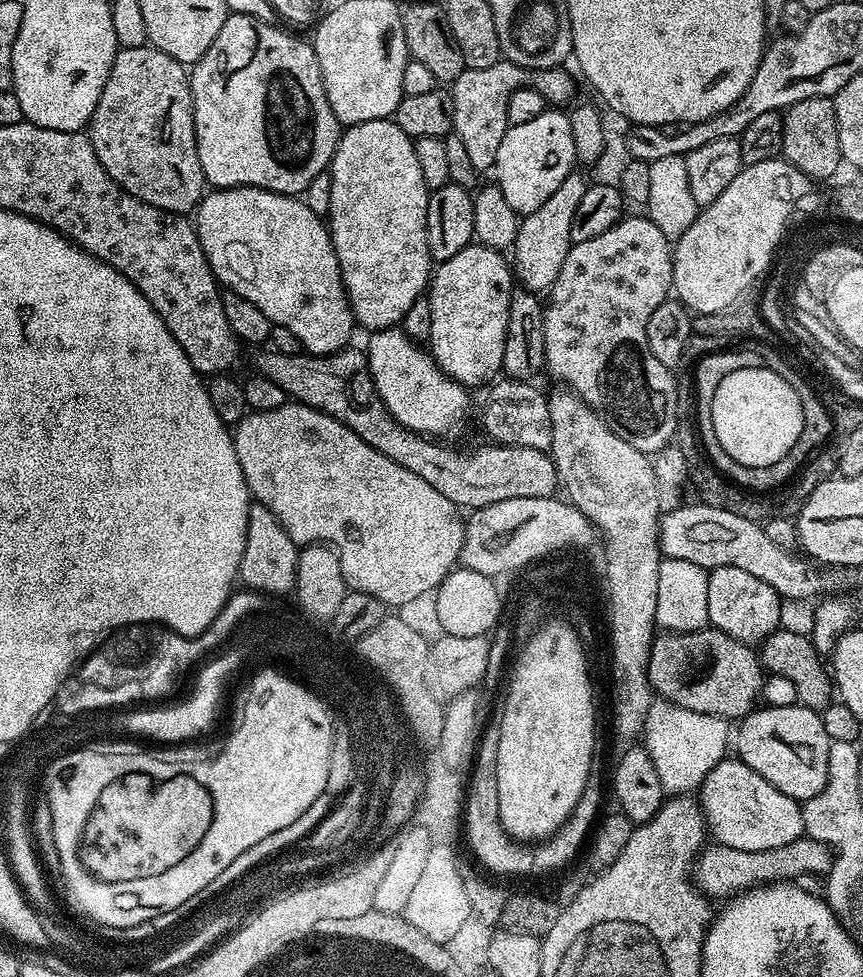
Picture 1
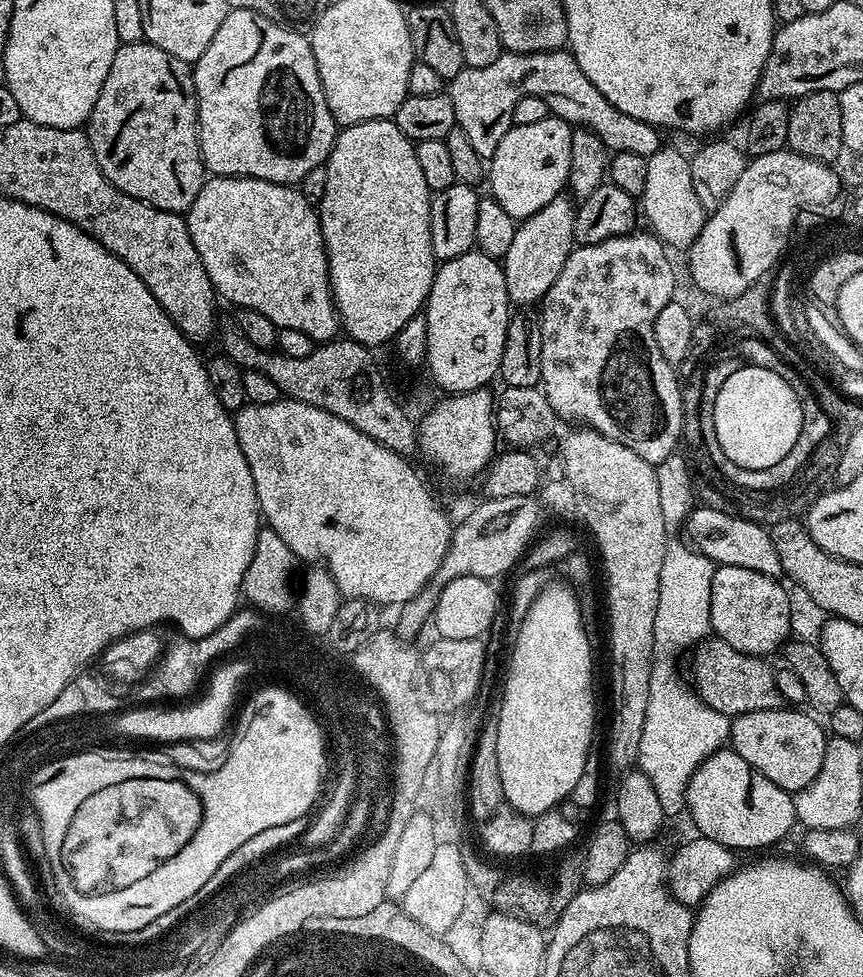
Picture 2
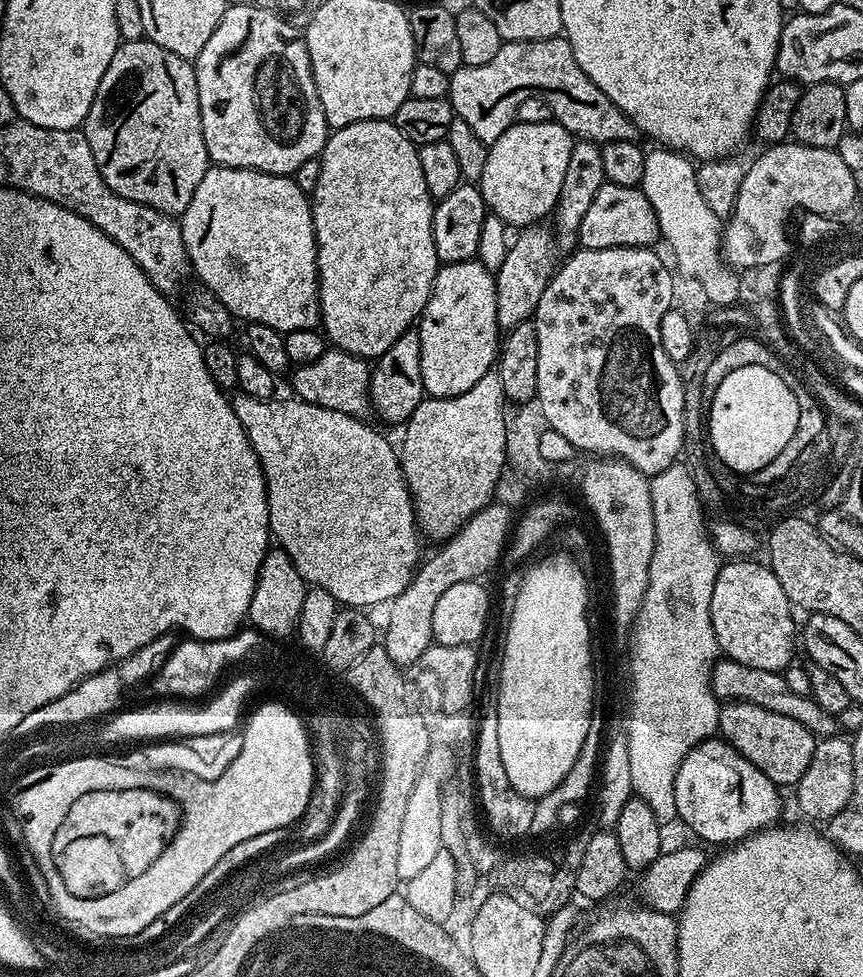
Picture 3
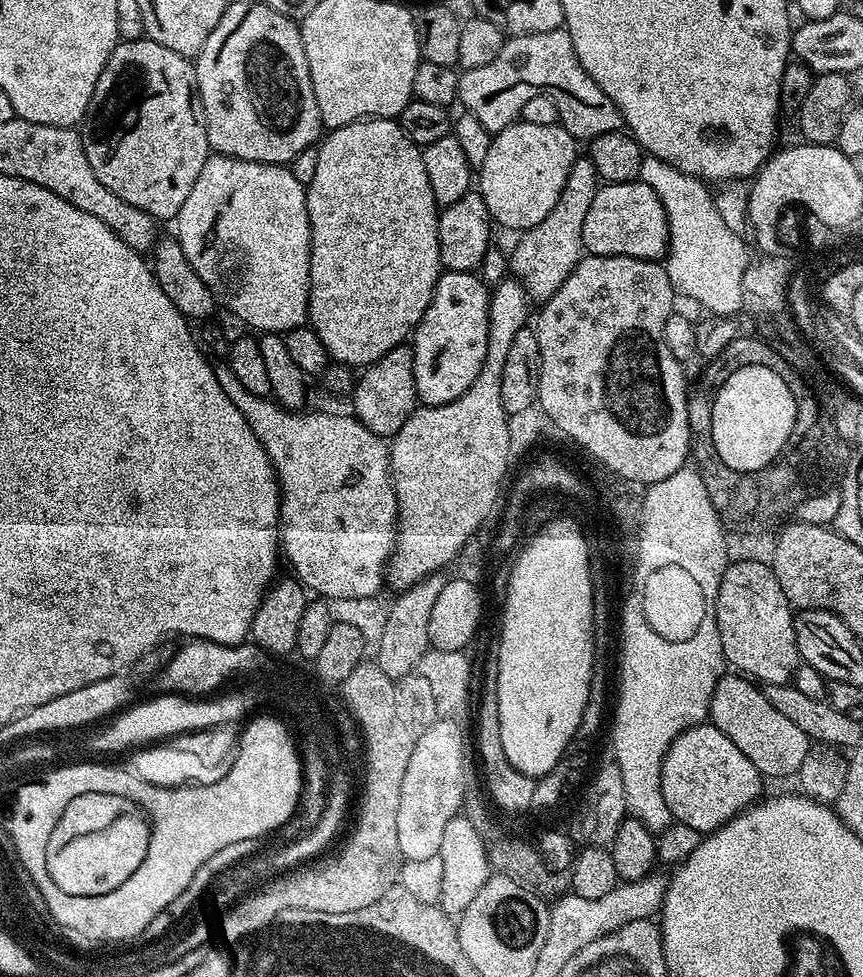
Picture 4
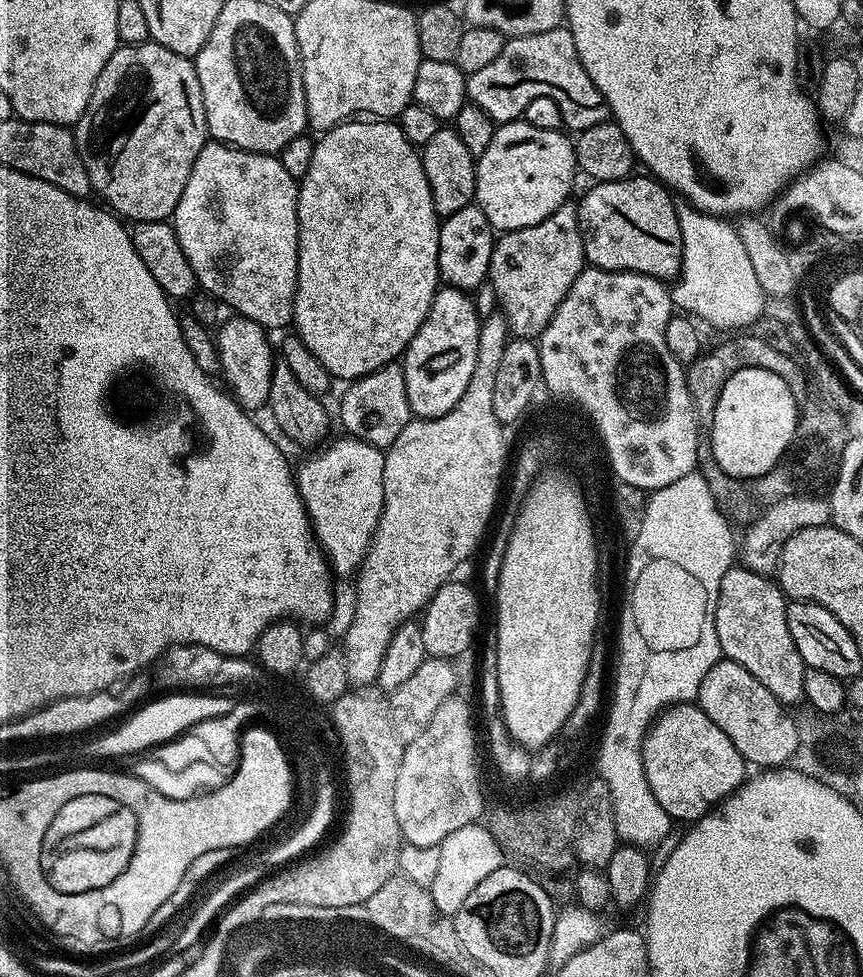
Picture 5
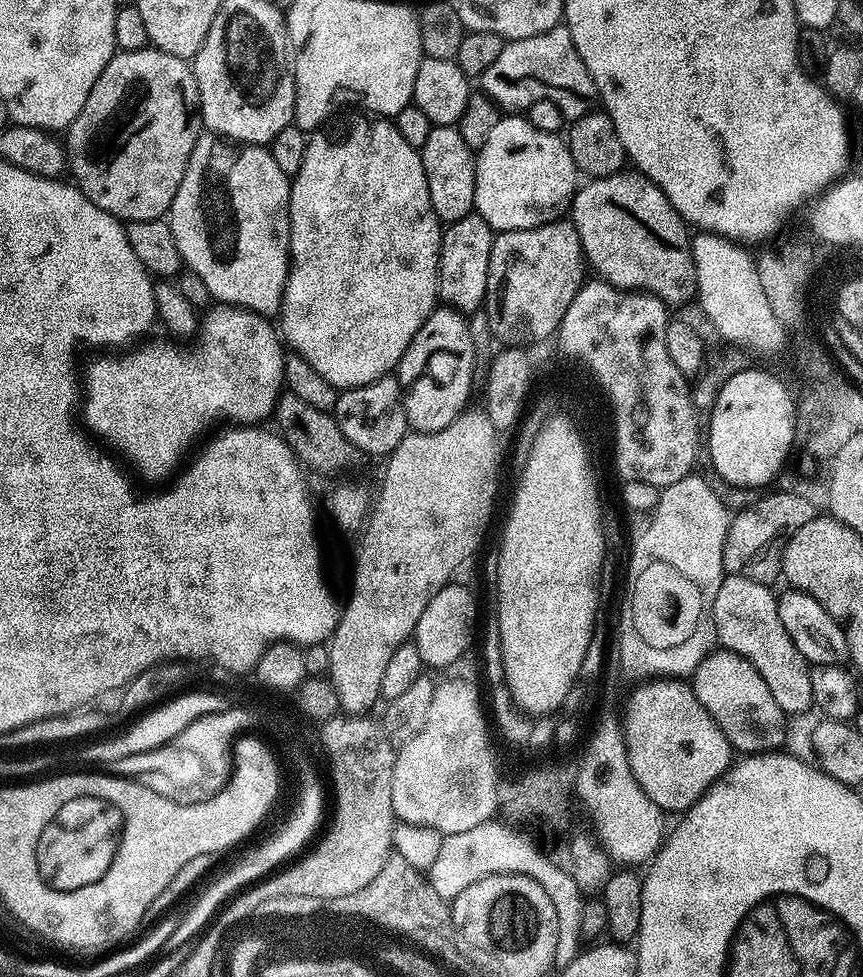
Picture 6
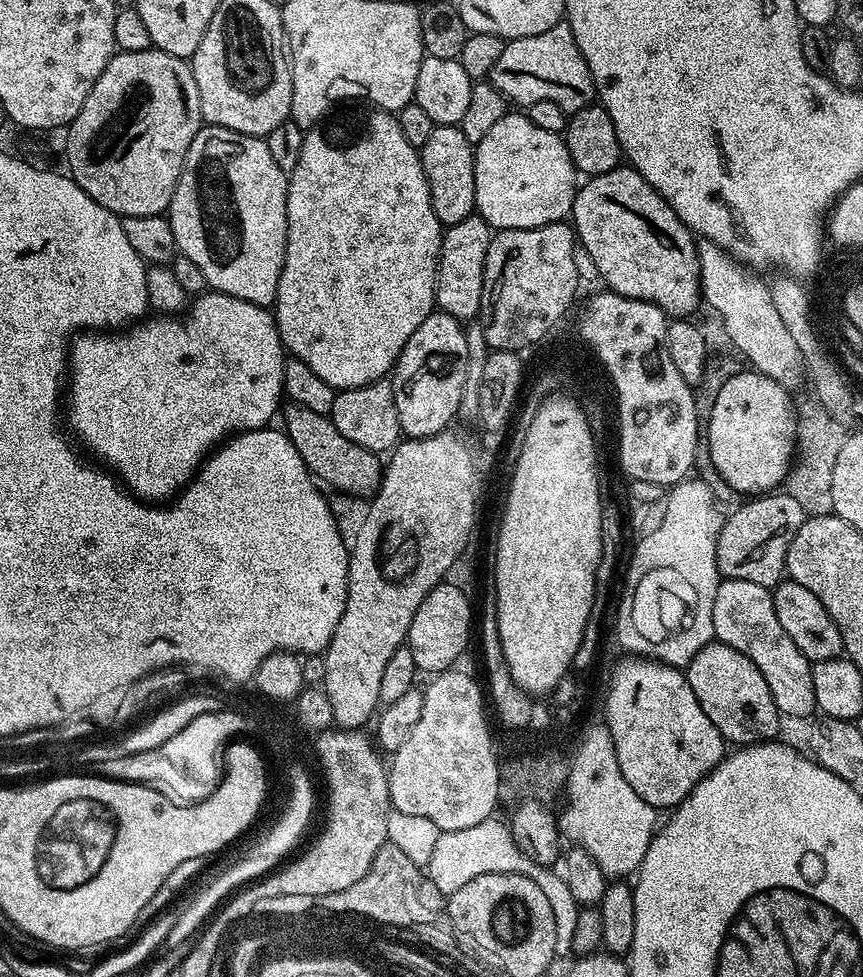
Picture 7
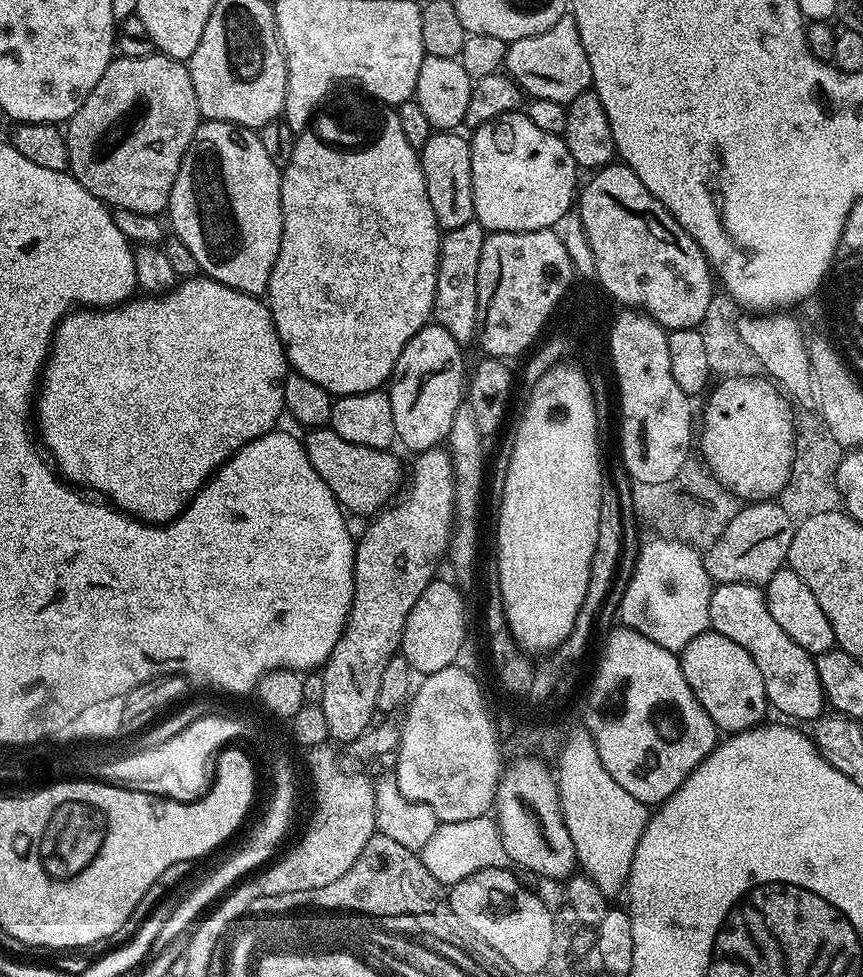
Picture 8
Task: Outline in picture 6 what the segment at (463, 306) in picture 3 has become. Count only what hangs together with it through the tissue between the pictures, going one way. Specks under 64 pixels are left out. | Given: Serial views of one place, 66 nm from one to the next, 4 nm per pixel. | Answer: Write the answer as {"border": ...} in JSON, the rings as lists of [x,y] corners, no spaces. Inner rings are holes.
{"border":[[[438,306],[422,322],[418,334],[406,346],[398,365],[400,387],[404,389],[404,409],[409,425],[417,432],[437,432],[465,411],[468,395],[472,392],[472,375],[476,372],[476,340],[472,337],[472,328],[467,324],[465,313],[455,306]]]}

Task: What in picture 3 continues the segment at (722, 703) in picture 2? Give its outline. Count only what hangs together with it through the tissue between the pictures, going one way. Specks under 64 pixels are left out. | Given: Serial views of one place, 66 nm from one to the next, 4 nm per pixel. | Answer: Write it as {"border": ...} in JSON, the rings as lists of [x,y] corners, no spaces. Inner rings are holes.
{"border":[[[720,658],[712,668],[712,693],[721,702],[745,700],[751,704],[762,706],[766,710],[774,710],[774,714],[794,718],[794,722],[802,722],[802,726],[806,726],[806,730],[810,730],[817,738],[834,736],[838,732],[837,717],[831,716],[829,712],[824,712],[822,706],[818,706],[818,702],[813,700],[811,695],[796,694],[779,672],[754,670],[754,666],[742,666],[742,662]]]}

